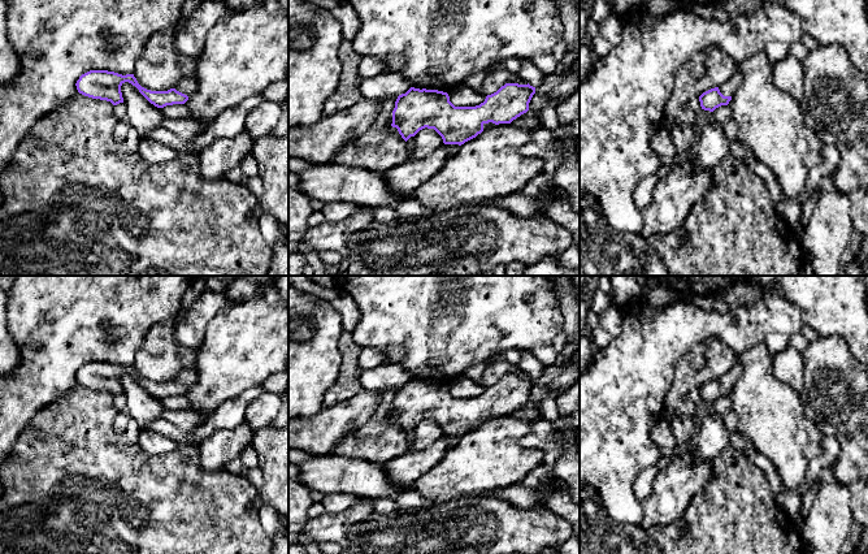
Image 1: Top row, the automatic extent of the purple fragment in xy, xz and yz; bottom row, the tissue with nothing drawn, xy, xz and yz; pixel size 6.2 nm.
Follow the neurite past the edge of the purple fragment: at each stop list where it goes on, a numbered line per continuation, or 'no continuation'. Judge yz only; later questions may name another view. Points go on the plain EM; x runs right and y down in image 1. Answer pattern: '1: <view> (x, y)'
1: yz (728, 380)

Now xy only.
1: xy (187, 377)

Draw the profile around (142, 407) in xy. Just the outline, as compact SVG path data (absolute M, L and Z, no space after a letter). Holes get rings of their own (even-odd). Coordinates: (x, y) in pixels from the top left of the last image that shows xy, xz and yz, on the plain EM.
M122 375L121 384L126 399L125 412L142 429L147 429L153 420L164 414L165 408L160 399L151 395L131 375Z

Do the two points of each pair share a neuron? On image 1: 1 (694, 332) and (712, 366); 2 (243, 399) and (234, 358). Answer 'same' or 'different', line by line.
1: different
2: different

